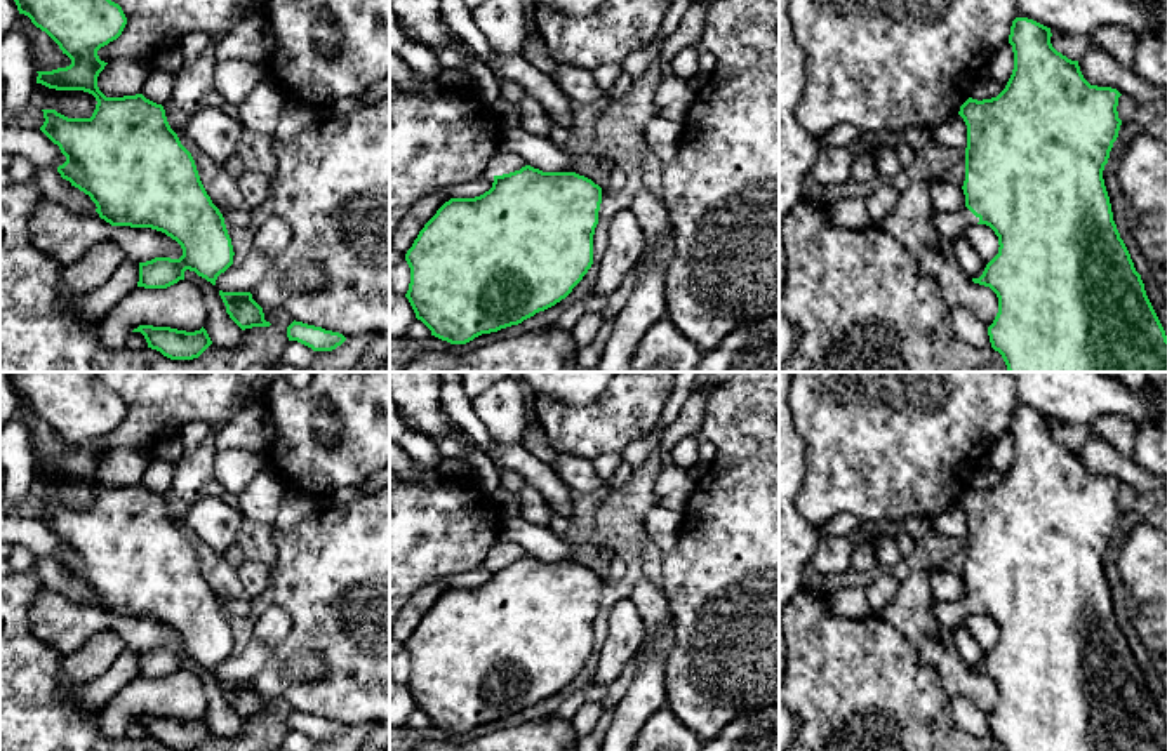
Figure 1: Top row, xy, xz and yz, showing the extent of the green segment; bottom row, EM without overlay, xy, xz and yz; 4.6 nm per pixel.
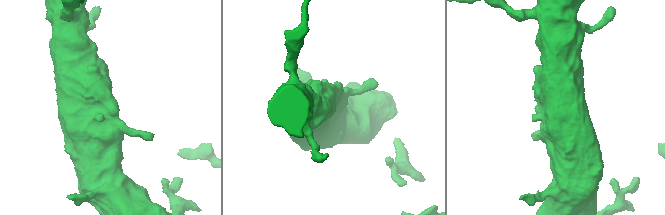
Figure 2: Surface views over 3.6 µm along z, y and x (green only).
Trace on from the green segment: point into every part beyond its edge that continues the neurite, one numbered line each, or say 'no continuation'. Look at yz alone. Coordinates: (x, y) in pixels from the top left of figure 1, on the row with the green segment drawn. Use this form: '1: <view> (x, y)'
1: yz (948, 225)

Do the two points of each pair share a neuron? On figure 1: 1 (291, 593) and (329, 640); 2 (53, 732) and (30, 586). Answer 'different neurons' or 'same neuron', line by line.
1: same neuron
2: same neuron

